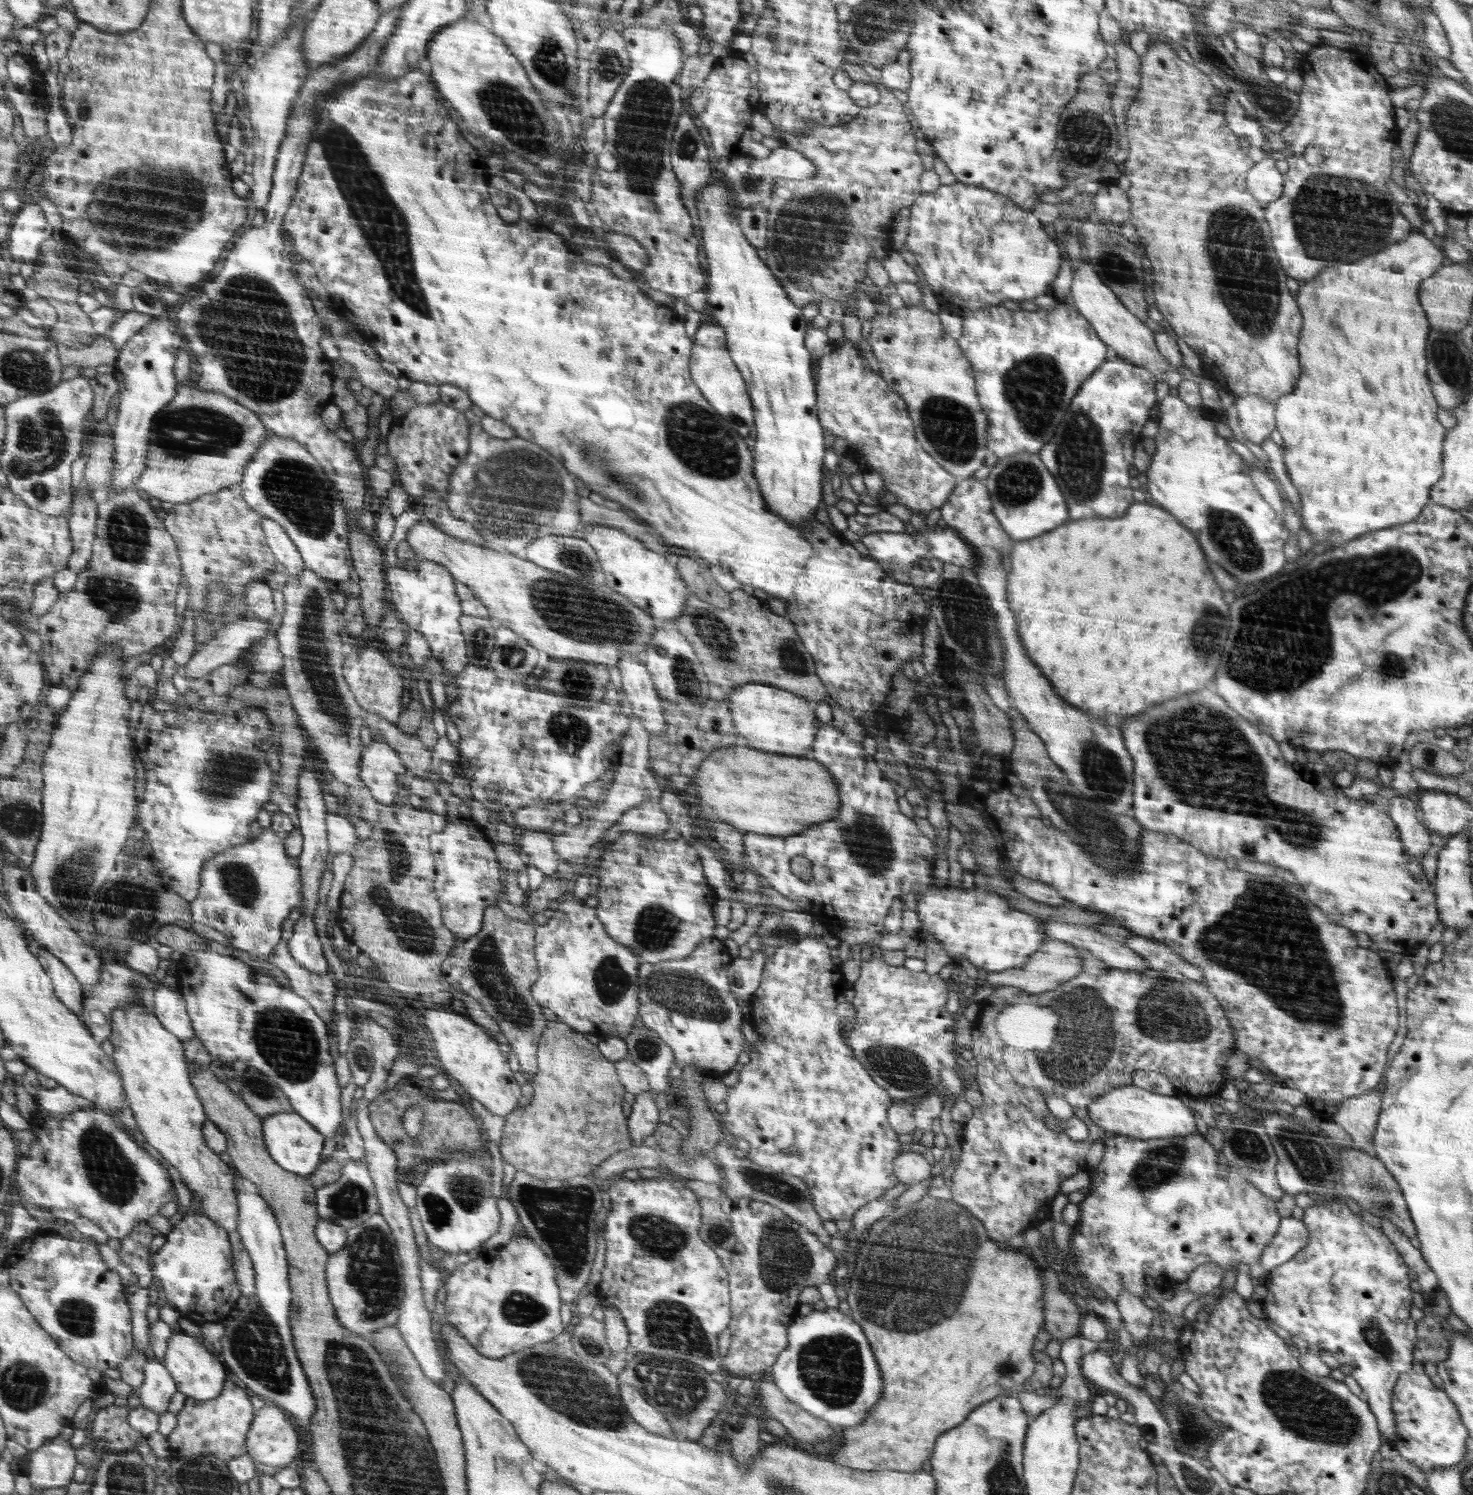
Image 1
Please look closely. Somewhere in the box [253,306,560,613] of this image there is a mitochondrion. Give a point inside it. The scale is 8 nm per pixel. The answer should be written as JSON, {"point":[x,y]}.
{"point":[294,488]}

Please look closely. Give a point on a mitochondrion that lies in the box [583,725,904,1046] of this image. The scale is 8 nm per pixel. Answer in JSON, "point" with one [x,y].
{"point":[674,990]}

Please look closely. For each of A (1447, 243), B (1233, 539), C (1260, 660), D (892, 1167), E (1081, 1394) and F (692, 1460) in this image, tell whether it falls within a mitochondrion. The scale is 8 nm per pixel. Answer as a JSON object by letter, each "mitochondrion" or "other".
{"A":"other","B":"mitochondrion","C":"mitochondrion","D":"other","E":"other","F":"other"}

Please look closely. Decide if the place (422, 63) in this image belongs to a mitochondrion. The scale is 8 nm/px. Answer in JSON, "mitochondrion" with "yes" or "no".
{"mitochondrion":"no"}

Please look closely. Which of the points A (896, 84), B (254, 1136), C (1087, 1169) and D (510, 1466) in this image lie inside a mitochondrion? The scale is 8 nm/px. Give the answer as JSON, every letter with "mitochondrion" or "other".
{"A":"other","B":"other","C":"other","D":"mitochondrion"}

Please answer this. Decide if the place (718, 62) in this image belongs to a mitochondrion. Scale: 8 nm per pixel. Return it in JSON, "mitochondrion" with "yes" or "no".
{"mitochondrion":"no"}

